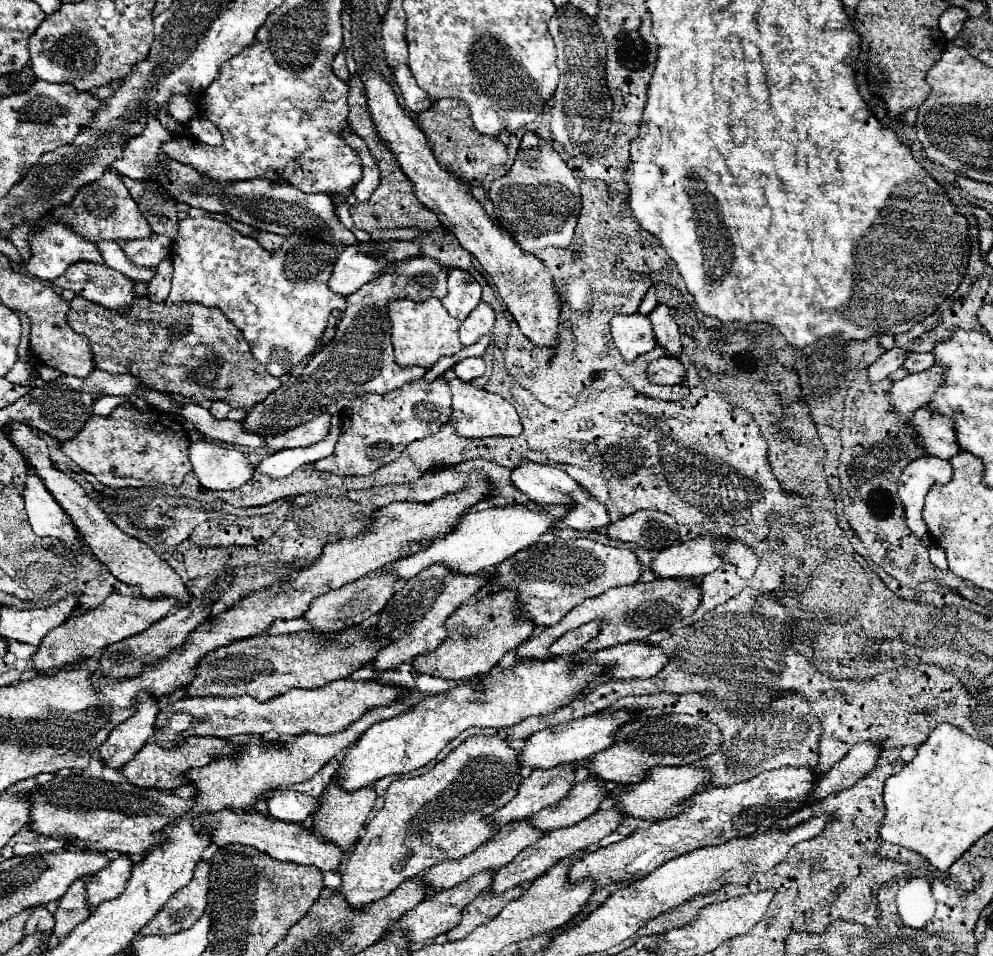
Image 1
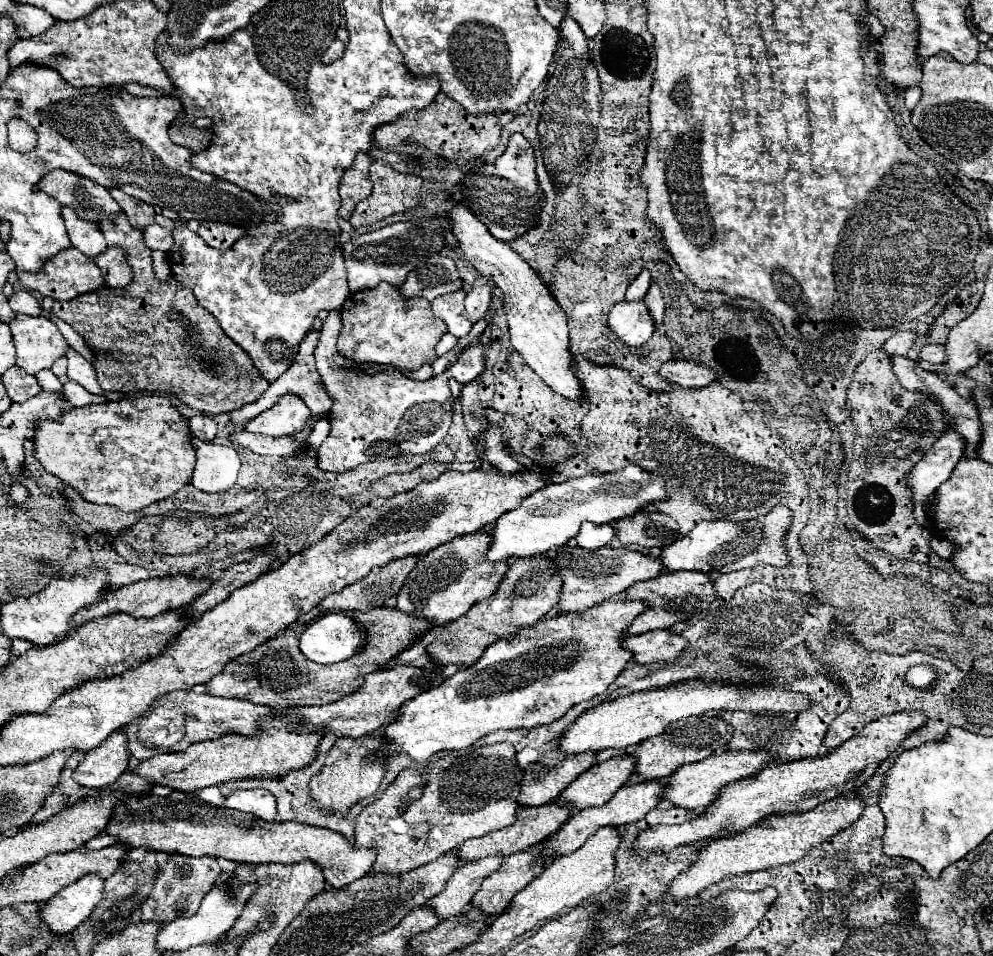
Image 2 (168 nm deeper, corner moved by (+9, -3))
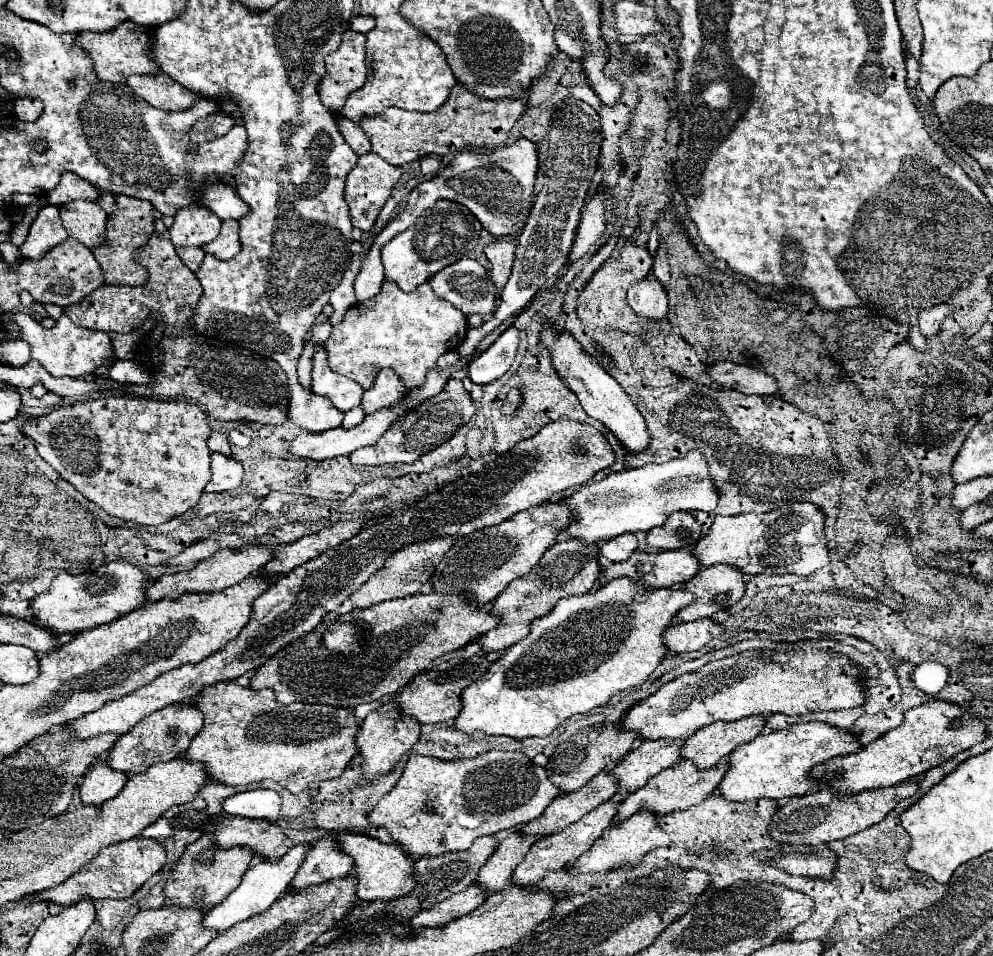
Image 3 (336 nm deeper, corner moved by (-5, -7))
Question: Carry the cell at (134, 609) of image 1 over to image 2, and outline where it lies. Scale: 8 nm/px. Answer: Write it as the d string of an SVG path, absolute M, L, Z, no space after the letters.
M167 576L167 578L141 580L131 586L123 586L119 590L107 590L93 606L85 606L85 610L77 612L77 618L73 618L73 630L89 620L103 618L117 612L129 612L133 618L153 618L155 614L163 614L171 608L187 606L189 602L193 602L193 598L197 598L197 594L203 594L207 588L209 588L207 580L197 580L189 576Z

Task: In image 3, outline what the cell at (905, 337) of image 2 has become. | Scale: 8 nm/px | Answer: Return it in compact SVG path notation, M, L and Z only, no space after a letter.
M947 302L937 304L937 306L933 306L933 308L927 308L927 310L921 310L921 312L919 312L919 330L921 330L921 334L923 334L925 338L937 334L941 322L943 322L949 314L953 314L953 312L955 312L955 306L953 306L953 304L947 304Z

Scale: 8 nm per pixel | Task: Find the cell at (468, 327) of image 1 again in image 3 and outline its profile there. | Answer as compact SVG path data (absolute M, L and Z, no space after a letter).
M497 238L493 244L485 246L485 256L491 260L491 278L497 286L497 290L503 290L511 276L511 264L513 264L513 252L515 252L515 238Z

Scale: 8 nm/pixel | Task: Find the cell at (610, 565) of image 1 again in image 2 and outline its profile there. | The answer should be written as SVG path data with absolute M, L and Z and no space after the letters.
M563 546L557 550L557 562L553 566L555 574L561 578L561 594L555 606L557 614L571 614L583 612L597 602L603 602L615 594L621 594L635 582L649 580L661 574L663 564L659 558L649 558L641 552L629 548L601 548L601 550L585 550L585 548L571 548Z

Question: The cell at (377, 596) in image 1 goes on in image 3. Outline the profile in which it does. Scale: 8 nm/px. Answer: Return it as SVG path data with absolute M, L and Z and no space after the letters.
M431 538L429 542L413 542L411 546L405 546L403 550L397 550L391 554L383 568L379 568L353 596L351 602L357 608L369 608L373 604L379 604L383 600L391 598L405 598L419 592L419 586L431 578L439 562L445 558L447 550L455 544L453 538Z

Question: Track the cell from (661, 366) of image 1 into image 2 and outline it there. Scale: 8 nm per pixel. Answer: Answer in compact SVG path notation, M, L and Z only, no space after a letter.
M669 360L665 362L665 366L661 366L659 376L667 382L679 384L683 388L701 388L707 386L709 382L715 380L715 374L695 362L687 362L687 360Z

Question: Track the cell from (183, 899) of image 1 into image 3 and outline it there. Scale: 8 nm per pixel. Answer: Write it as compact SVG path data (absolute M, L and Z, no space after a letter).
M201 834L193 844L185 848L181 858L177 860L175 870L171 872L167 886L165 886L165 898L167 904L177 904L185 908L197 908L197 910L209 910L217 906L229 892L233 892L243 874L249 868L249 862L253 858L253 850L247 848L227 848L221 850L221 846L215 846L211 842L211 834Z

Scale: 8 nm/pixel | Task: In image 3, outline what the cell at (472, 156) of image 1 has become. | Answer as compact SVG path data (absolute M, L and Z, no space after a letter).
M457 84L449 100L435 112L407 112L401 108L387 108L383 114L363 118L361 128L369 136L373 152L395 166L409 164L427 154L445 156L457 150L491 150L509 140L509 132L523 114L527 98L503 98L499 102L479 98L465 86Z

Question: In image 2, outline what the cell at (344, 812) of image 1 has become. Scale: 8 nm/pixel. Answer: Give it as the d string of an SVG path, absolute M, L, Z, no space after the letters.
M339 738L327 754L321 772L309 782L311 798L317 804L317 808L329 814L347 814L353 804L373 796L383 780L387 762L383 756L379 756L379 750L381 740L377 738Z

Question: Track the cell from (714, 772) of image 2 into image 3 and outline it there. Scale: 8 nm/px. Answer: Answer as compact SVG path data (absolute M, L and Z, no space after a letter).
M799 722L785 730L759 734L755 740L737 746L727 762L729 772L725 774L719 790L721 796L735 802L755 798L793 798L817 790L821 780L811 778L811 770L831 758L855 754L863 748L859 738L851 730L839 730L825 722Z

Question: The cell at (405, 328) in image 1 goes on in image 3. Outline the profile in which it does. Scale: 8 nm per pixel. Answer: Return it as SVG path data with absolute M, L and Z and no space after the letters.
M385 280L381 292L365 302L357 302L347 310L343 320L333 326L329 340L323 344L327 364L337 374L355 380L363 390L375 382L375 374L391 368L407 388L421 386L427 370L437 364L437 358L455 350L467 336L467 318L453 304L441 300L425 282L419 290L403 292L395 282Z

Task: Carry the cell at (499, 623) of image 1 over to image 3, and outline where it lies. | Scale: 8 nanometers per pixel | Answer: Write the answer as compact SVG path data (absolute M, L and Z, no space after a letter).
M569 538L567 542L553 544L529 574L525 574L523 578L515 578L515 582L511 582L503 590L503 594L499 594L499 598L495 598L495 602L491 604L491 610L495 610L495 614L499 614L501 620L495 630L479 638L485 652L503 650L523 640L531 630L531 622L549 614L561 598L573 594L587 594L601 572L599 556L601 552L597 542L575 542L575 538Z

